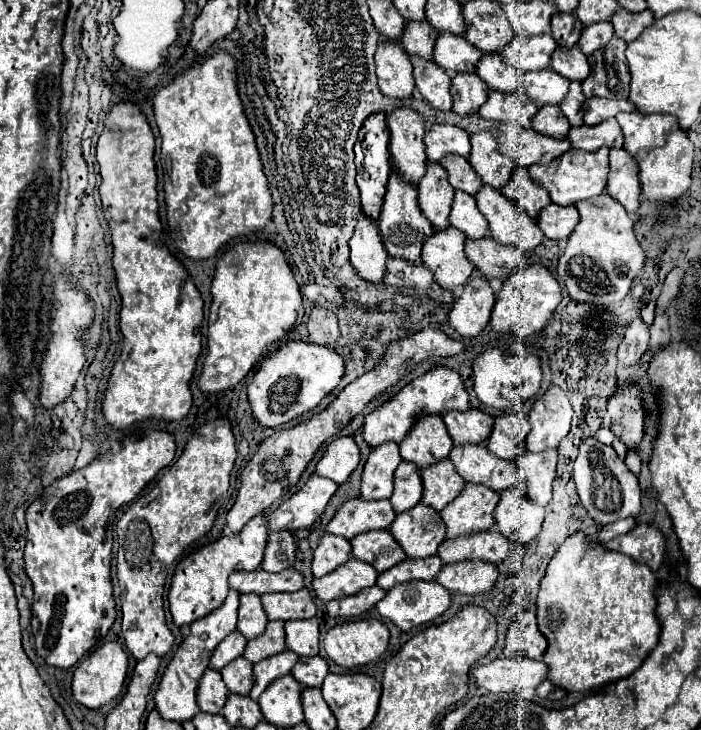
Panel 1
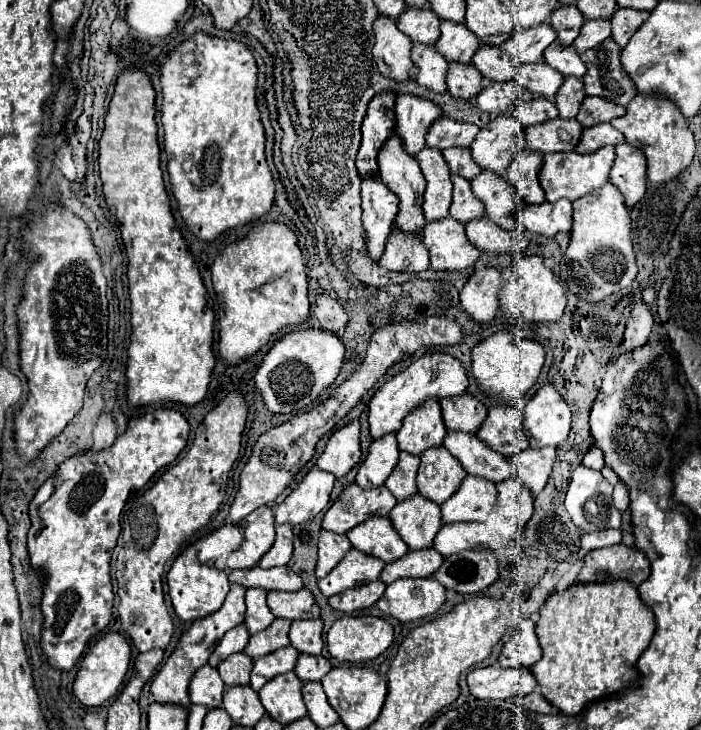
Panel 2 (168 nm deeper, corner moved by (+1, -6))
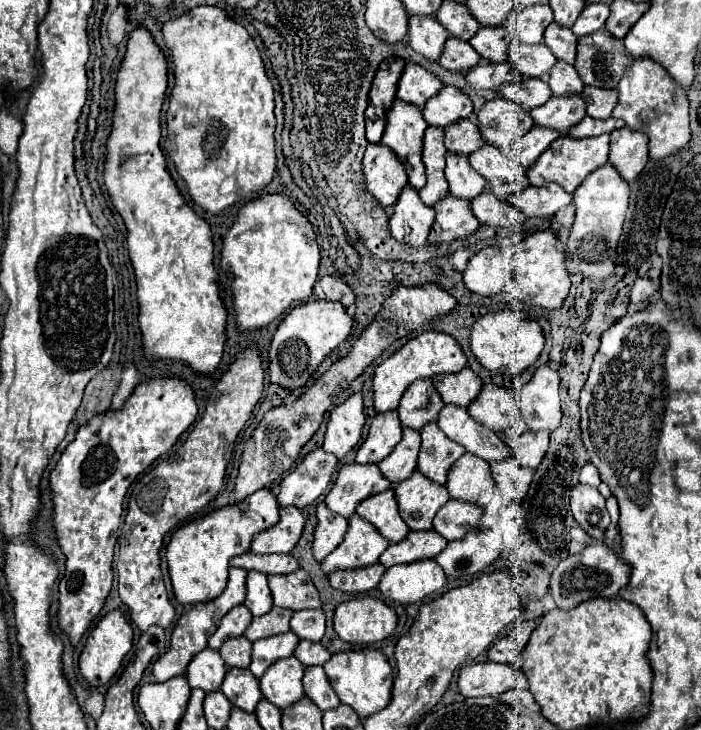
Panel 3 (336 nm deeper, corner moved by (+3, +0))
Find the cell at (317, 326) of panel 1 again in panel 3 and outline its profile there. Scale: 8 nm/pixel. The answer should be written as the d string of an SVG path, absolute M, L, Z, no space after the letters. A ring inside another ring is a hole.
M324 276L320 282L318 282L318 288L322 290L322 296L328 298L328 300L338 300L338 302L344 302L344 306L350 306L352 302L356 302L356 294L354 290L346 284L346 280L342 276Z

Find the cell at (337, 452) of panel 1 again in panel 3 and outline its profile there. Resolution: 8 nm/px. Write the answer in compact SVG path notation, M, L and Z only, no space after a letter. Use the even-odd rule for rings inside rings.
M354 392L346 402L330 412L324 450L336 454L338 458L344 458L360 442L364 422L366 418L362 392Z

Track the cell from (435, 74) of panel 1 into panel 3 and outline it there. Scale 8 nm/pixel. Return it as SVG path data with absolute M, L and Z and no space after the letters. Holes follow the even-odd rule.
M410 18L408 44L428 60L438 60L444 48L448 32L436 18Z

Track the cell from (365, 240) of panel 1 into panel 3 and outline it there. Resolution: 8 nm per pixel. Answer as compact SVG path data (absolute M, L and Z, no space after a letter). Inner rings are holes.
M368 144L364 154L364 176L368 184L368 192L374 194L374 198L380 202L380 206L388 208L392 206L400 190L408 182L408 174L404 174L404 166L400 166L400 158L388 150L388 146Z

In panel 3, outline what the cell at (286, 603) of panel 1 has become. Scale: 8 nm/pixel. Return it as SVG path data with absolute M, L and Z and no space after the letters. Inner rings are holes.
M298 568L288 576L274 574L268 578L270 590L274 596L274 606L290 608L290 610L304 610L304 608L320 608L318 590L312 584L312 578L306 570Z

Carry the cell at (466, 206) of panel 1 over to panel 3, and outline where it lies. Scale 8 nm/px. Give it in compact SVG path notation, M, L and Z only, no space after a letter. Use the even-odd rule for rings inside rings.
M446 154L446 180L450 194L464 200L476 198L486 188L484 178L468 166L468 158L460 158L458 154Z

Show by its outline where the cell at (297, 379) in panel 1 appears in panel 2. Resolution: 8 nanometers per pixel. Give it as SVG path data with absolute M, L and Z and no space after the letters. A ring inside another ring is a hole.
M298 330L278 340L264 356L262 366L256 370L254 382L262 394L264 406L272 414L296 414L310 406L326 388L330 388L342 368L344 346L338 336L322 330Z

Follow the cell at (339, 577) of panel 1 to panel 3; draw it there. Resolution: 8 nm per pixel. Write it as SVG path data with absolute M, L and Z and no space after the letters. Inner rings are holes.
M352 514L348 520L348 530L344 540L336 550L332 550L324 562L322 570L330 574L332 570L346 570L346 568L360 568L378 562L378 556L388 548L388 540L380 536L380 532L372 526L362 522L358 514Z

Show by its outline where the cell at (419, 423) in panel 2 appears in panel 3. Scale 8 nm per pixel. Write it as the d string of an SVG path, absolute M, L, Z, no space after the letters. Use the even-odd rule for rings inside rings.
M416 380L412 386L408 386L400 400L400 422L404 428L420 430L424 424L438 420L438 412L442 410L442 406L444 402L438 390L434 388L432 380Z

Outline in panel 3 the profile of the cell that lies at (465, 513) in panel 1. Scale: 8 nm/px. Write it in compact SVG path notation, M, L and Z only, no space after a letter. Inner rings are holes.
M462 454L448 472L446 488L452 498L466 500L478 506L486 506L492 498L494 480L486 460L476 454Z

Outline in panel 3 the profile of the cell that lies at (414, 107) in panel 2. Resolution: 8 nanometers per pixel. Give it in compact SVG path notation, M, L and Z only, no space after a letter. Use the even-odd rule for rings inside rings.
M406 64L402 78L398 82L396 96L404 102L424 106L428 102L428 98L432 98L436 92L440 92L442 86L444 84L432 72L428 72L424 66Z

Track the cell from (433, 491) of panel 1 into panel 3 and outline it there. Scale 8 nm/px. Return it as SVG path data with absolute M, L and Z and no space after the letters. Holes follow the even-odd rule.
M428 422L422 428L422 448L418 456L418 470L432 478L438 484L446 484L446 476L450 466L464 454L466 450L452 442L442 430L438 430L436 422Z

